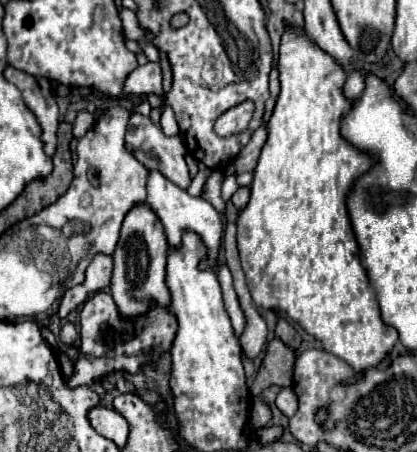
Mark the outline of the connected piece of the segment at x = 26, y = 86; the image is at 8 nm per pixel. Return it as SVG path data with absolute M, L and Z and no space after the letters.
M8 66L4 70L6 80L10 80L20 92L26 102L26 106L34 112L38 118L38 124L42 128L42 142L44 142L44 152L48 156L54 156L56 152L56 130L60 124L60 114L58 114L58 104L54 96L50 94L48 88L42 88L42 80L34 78L14 66Z

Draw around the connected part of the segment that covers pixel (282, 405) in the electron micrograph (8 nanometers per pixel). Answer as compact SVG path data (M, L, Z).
M282 388L282 390L280 390L280 394L278 394L278 398L276 398L276 406L278 406L278 410L280 410L284 416L292 416L292 414L296 412L298 400L296 400L292 388Z

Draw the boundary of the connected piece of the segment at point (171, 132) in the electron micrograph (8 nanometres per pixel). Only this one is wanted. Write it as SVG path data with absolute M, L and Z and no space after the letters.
M164 102L164 112L160 116L160 128L166 136L176 136L180 130L178 130L178 124L176 124L176 118L174 118L174 110Z

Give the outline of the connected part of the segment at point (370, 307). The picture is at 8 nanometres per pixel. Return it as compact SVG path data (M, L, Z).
M286 28L280 46L280 96L268 122L268 140L262 148L248 206L238 216L238 252L254 304L278 308L322 342L322 348L342 358L356 374L376 368L398 342L398 332L380 318L376 294L368 282L366 270L358 258L358 244L350 228L344 196L356 176L372 168L372 158L358 152L340 136L342 114L348 112L350 100L342 96L346 70L310 42L300 30Z

